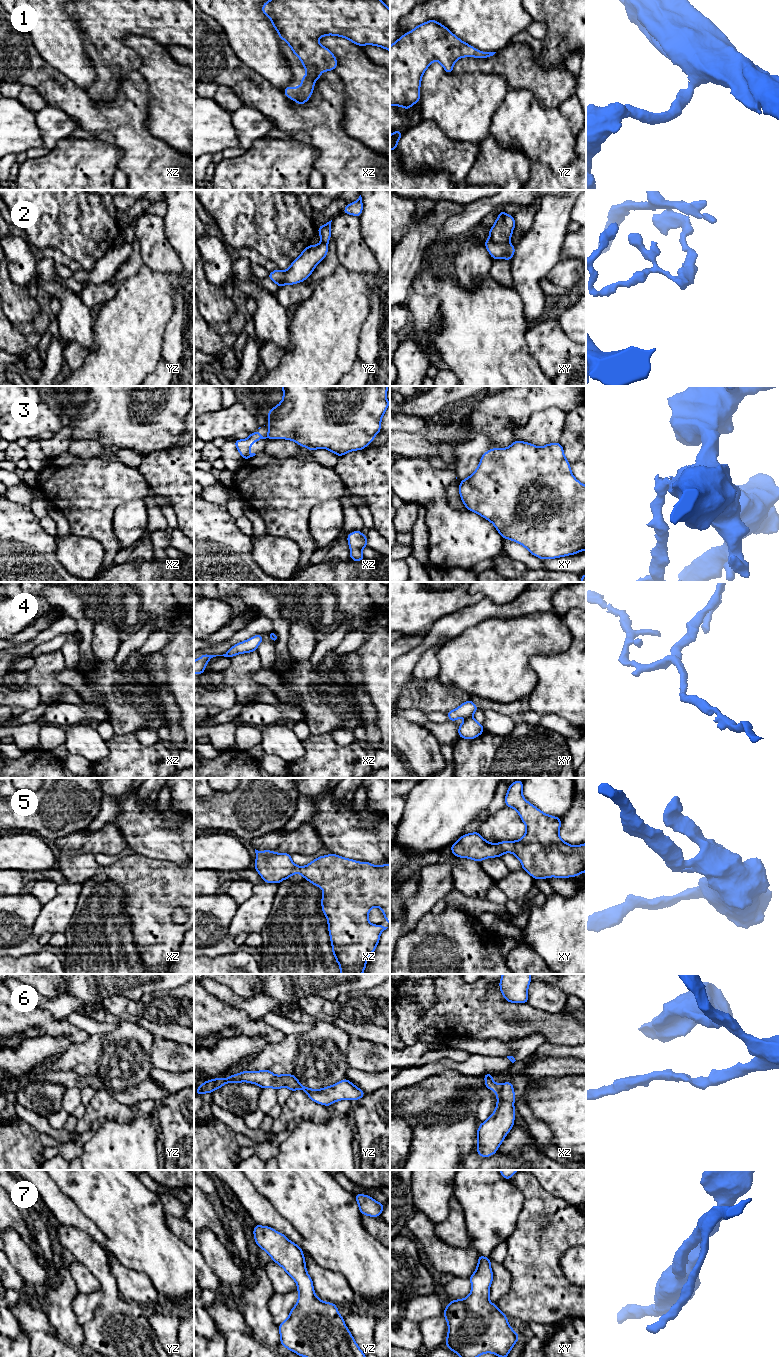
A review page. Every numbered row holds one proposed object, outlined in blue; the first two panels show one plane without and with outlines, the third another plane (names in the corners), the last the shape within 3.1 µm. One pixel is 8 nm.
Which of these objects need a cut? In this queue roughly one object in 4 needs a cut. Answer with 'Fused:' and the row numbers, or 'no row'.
Fused: 2, 3

